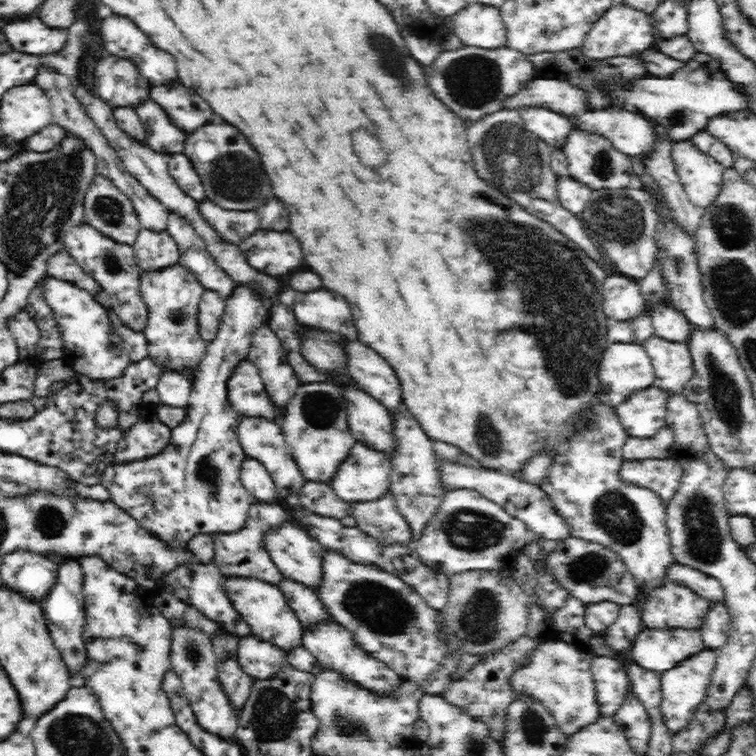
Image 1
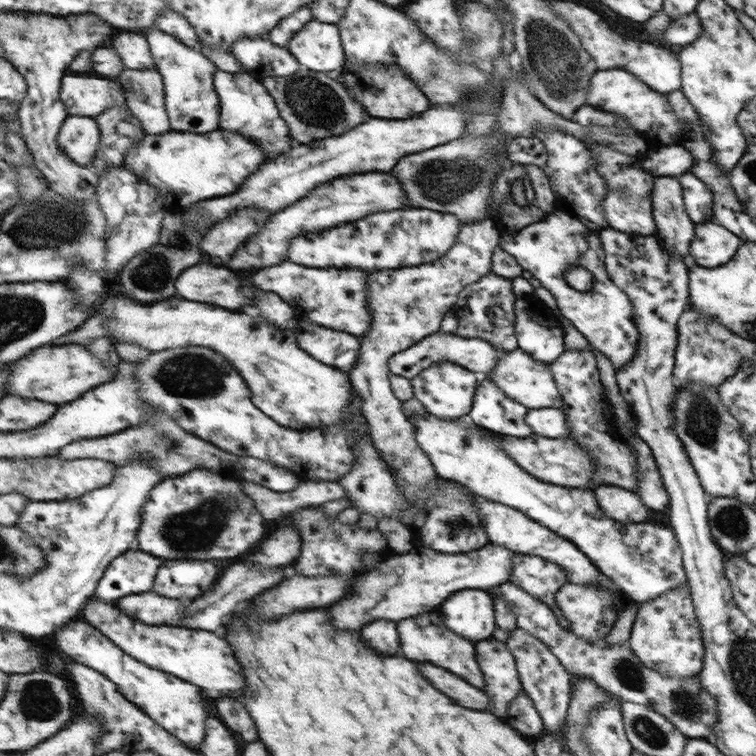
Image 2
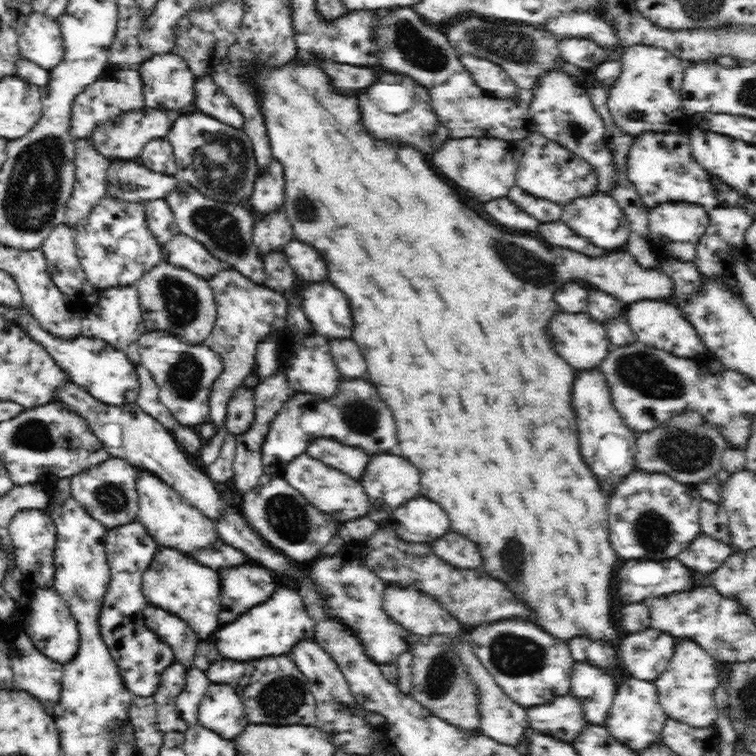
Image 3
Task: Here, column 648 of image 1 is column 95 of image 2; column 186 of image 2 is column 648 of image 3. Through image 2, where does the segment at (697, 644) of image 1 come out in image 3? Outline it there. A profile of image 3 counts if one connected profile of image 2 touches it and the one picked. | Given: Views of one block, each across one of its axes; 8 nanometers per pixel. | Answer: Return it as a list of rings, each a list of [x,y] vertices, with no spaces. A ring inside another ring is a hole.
[[[625,674],[618,685],[612,708],[604,725],[610,729],[612,736],[615,736],[618,740],[627,742],[634,751],[640,752],[646,749],[650,742],[661,738],[662,729],[668,719],[669,716],[662,709],[661,702],[659,701],[659,692],[654,681],[642,680]]]

